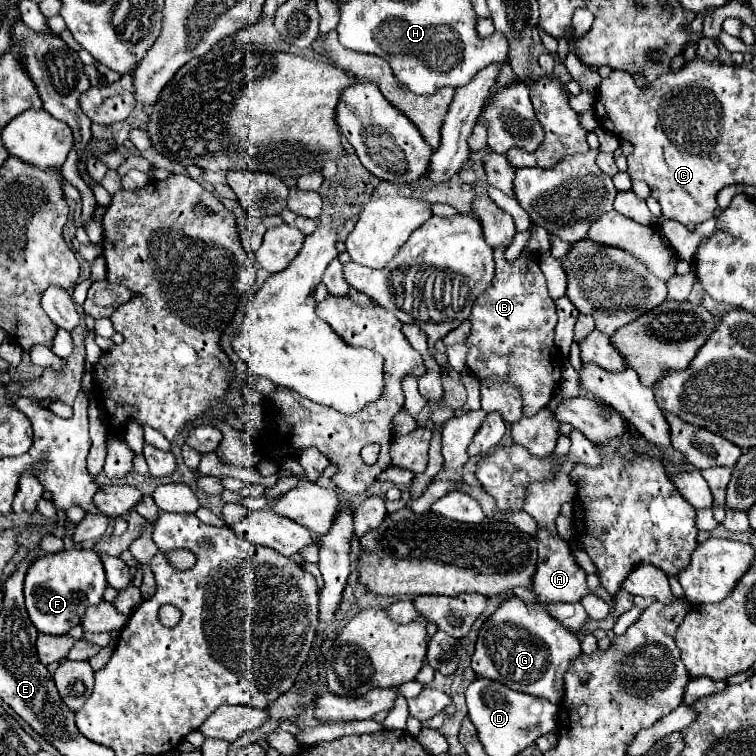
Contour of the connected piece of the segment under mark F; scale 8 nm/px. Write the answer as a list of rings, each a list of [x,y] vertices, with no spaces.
[[[62,550],[56,554],[46,554],[36,558],[26,572],[26,610],[38,632],[62,636],[80,624],[86,608],[102,602],[104,588],[104,566],[94,550]]]

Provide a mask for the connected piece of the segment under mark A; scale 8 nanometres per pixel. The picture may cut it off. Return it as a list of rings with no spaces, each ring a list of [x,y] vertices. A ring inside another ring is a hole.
[[[538,528],[538,568],[532,580],[532,590],[540,602],[580,602],[582,596],[590,594],[586,584],[586,572],[576,564],[572,550],[560,538],[550,534],[546,528]]]

